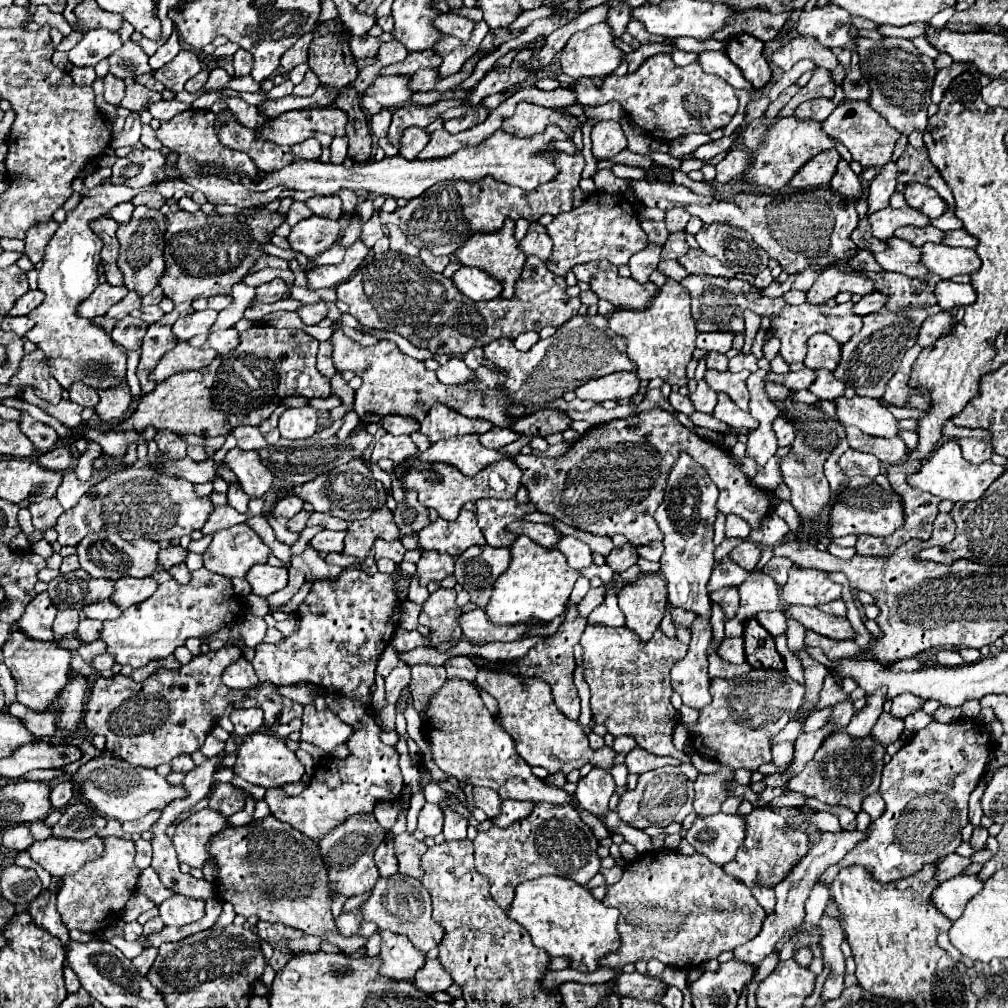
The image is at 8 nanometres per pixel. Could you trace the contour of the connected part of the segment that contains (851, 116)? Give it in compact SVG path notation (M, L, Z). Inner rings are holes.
M843 100L839 104L839 108L835 108L829 114L829 118L823 122L823 132L835 140L841 140L849 148L849 152L853 154L853 160L859 162L863 168L885 166L891 160L893 146L901 136L895 128L889 126L889 122L883 116L879 116L863 100Z

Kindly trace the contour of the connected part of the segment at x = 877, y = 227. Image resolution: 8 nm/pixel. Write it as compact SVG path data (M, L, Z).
M903 206L899 210L895 208L883 208L875 214L869 216L869 222L873 226L873 236L879 238L879 240L889 240L893 238L893 232L901 226L927 226L929 224L929 218L919 212L917 208L911 208L911 206Z

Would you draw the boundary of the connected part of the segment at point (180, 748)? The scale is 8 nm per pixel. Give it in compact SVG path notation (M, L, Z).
M225 646L217 650L217 652L207 652L201 656L195 656L189 664L181 666L179 672L171 672L171 670L161 670L153 676L149 676L143 682L135 682L131 676L123 676L123 674L113 674L111 678L97 678L89 702L87 702L87 712L85 712L85 726L89 728L89 732L93 734L101 734L107 738L107 750L113 752L113 756L133 764L133 766L145 766L145 768L157 768L159 764L171 762L175 756L187 752L193 754L195 750L201 748L201 744L205 742L207 734L211 732L213 724L223 718L229 716L233 712L233 708L261 708L264 712L264 726L271 728L273 724L287 724L295 718L299 718L303 714L301 704L283 698L277 688L273 684L261 684L257 688L251 690L233 690L227 688L221 682L221 672L227 666L235 662L241 656L241 651L237 646Z

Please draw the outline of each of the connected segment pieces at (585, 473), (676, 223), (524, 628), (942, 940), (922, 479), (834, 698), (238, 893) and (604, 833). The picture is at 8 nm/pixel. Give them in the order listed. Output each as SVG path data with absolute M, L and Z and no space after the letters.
M661 408L591 428L559 458L519 454L515 462L523 472L521 484L527 488L529 502L533 502L537 512L591 534L623 534L631 544L643 546L653 540L663 540L653 514L663 500L667 474L681 452L687 452L699 462L717 484L719 512L737 514L749 522L751 528L759 528L761 518L769 512L767 494L751 484L729 452L699 438Z
M673 208L673 210L669 210L667 216L665 216L665 222L667 222L669 232L685 230L689 218L691 218L691 216L689 216L689 212L685 212L685 208Z
M481 608L473 612L465 612L461 618L457 618L457 624L463 630L463 636L473 644L489 644L489 642L515 642L525 632L529 632L535 626L543 626L543 622L535 624L517 624L517 626L497 626L491 624Z
M942 933L938 936L938 945L953 959L960 960L961 953L951 944L948 933Z
M955 440L945 442L943 446L939 446L939 450L935 450L921 466L921 470L913 476L909 476L909 484L913 484L913 488L925 490L933 496L939 496L943 500L953 500L953 502L967 502L967 500L979 500L983 496L983 492L997 480L997 476L1001 476L1005 472L1003 466L993 464L991 460L983 462L983 464L969 464L967 460L963 460L961 456L961 448Z
M827 674L815 710L827 708L827 706L835 706L835 704L839 704L839 702L845 702L847 698L849 698L849 696L841 690L841 684L835 680L835 676L833 676L833 674Z
M275 816L253 820L247 826L223 830L211 838L207 852L217 860L217 892L223 900L235 906L239 916L257 916L265 922L279 922L303 930L305 934L321 936L339 946L345 954L355 954L365 948L367 938L345 938L337 932L331 914L329 876L321 852L313 838L301 836L293 826L279 822Z
M579 808L579 816L581 820L589 826L591 831L593 832L594 836L599 840L603 840L609 836L609 831L605 827L605 825L593 814L587 812L587 810L581 810Z

